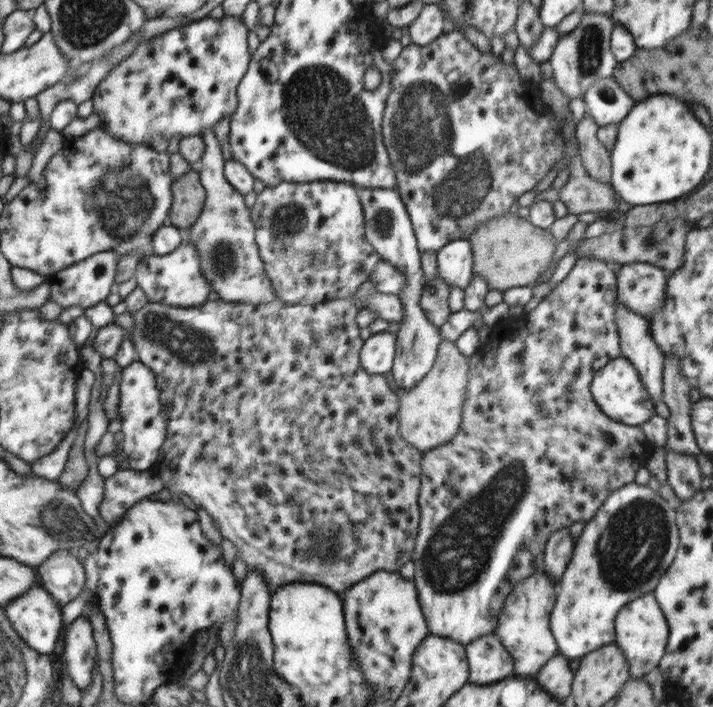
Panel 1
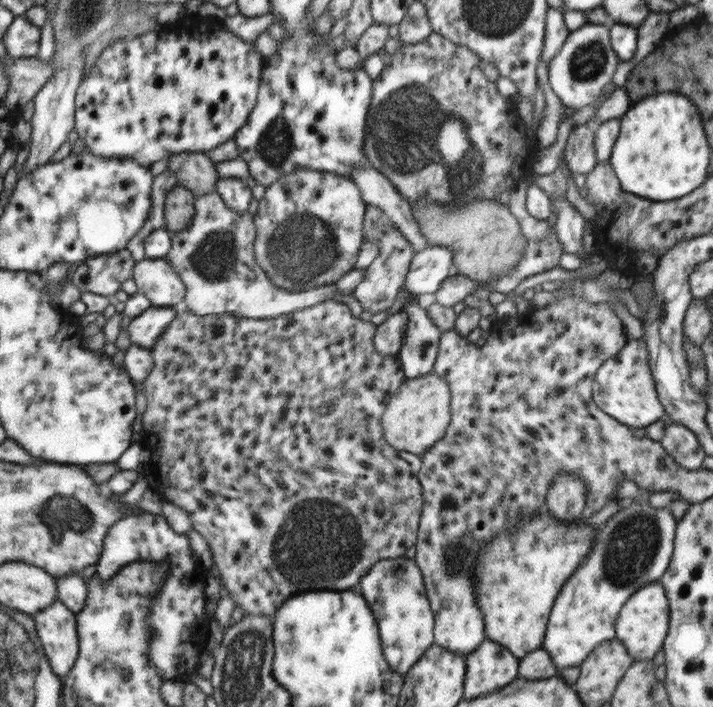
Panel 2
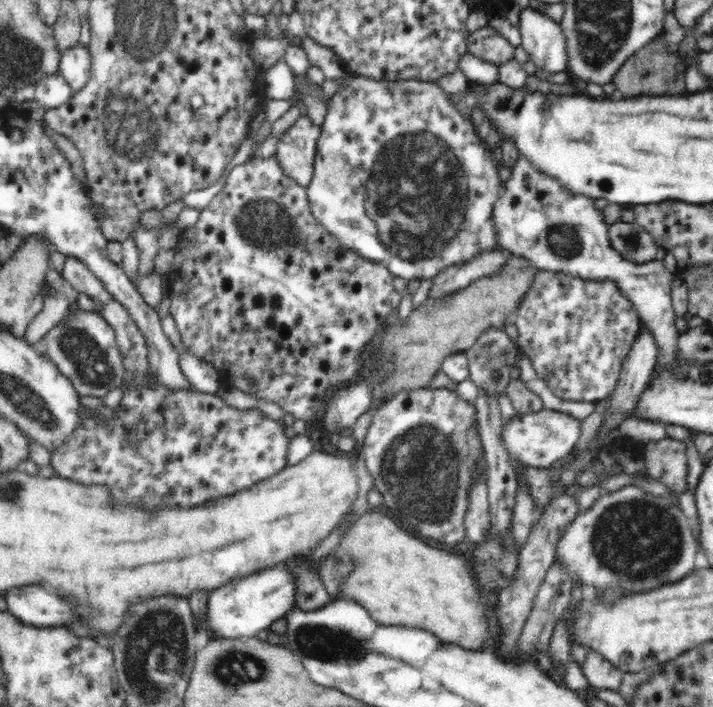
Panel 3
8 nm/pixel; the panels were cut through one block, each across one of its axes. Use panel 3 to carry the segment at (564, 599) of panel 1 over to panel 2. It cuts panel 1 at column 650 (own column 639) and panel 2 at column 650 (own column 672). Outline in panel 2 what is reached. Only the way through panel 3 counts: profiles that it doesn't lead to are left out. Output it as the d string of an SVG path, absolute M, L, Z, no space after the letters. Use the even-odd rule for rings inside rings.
M639 498L623 504L615 515L600 526L591 554L577 568L572 578L568 578L568 582L564 583L559 597L556 598L556 610L551 611L552 626L547 626L548 638L544 638L542 649L550 654L550 658L558 670L582 664L590 652L594 652L604 642L615 639L614 622L618 619L626 600L640 588L659 581L667 569L674 548L674 528L676 528L676 519L671 510L656 508L648 499Z

